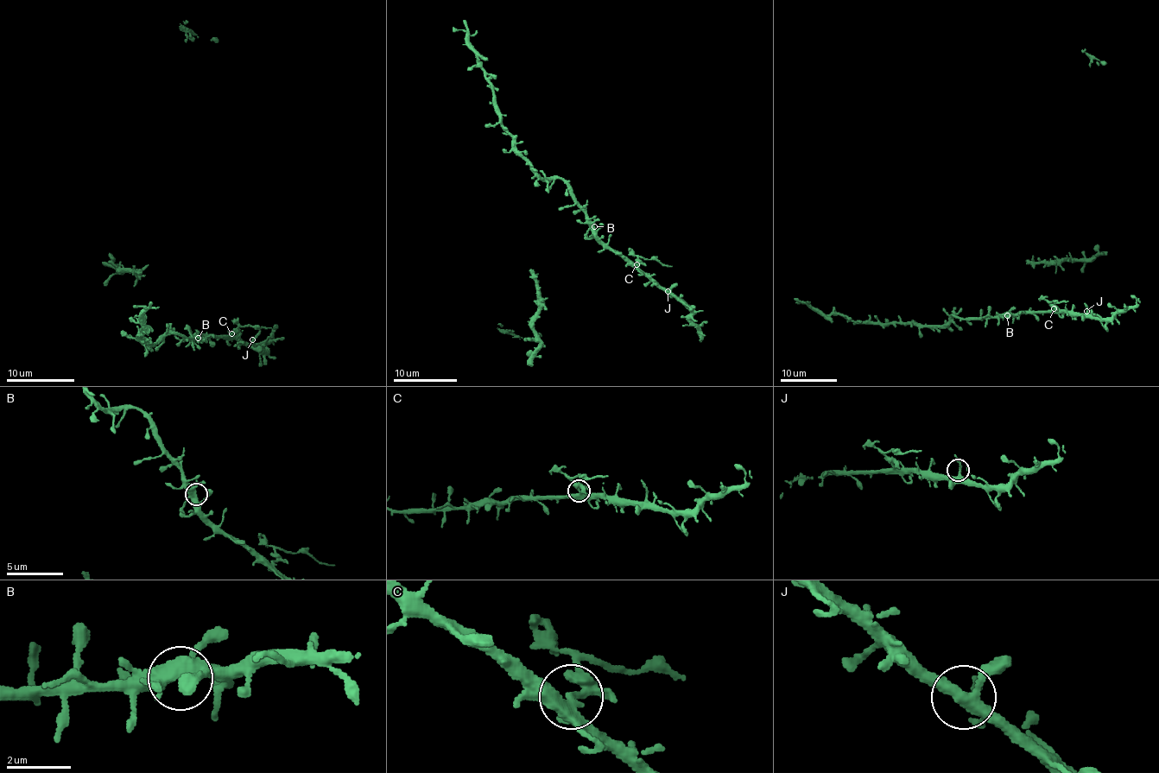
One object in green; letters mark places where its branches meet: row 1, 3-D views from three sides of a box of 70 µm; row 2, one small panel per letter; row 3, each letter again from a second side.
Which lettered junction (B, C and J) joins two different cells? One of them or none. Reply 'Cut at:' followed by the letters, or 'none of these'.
Cut at: C

